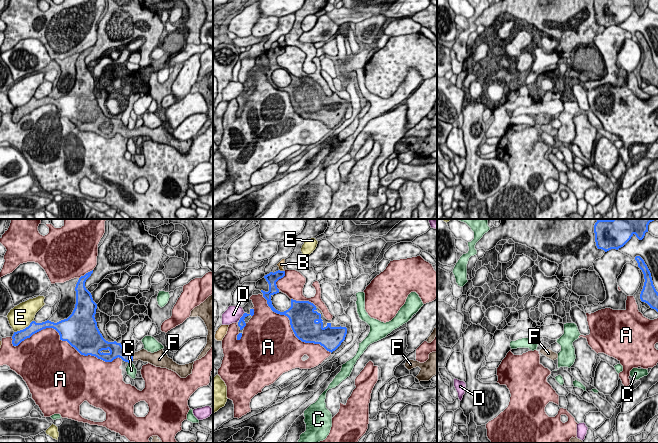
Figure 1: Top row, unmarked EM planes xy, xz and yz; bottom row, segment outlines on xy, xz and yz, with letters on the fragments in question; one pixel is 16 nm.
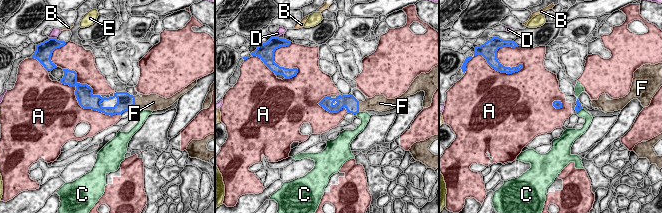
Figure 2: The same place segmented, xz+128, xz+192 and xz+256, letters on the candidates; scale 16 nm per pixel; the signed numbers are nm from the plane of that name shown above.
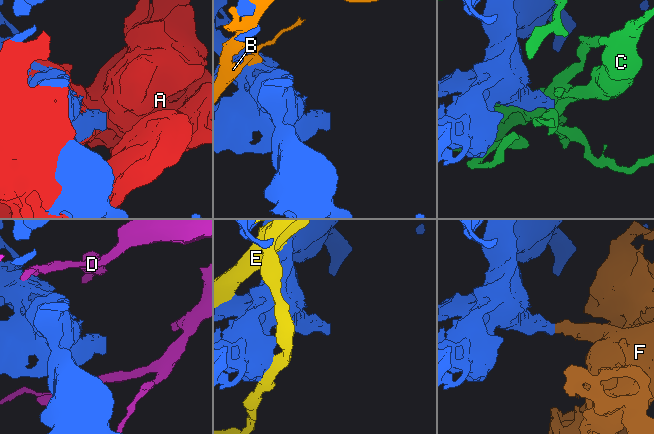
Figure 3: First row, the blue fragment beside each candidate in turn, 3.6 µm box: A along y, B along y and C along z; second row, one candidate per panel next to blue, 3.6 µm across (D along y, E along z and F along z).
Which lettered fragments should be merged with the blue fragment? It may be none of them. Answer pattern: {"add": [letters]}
{"add": ["F"]}

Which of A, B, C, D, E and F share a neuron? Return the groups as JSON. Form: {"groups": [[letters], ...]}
{"groups": [["A"], ["B"], ["C"], ["D"], ["E"], ["F"]]}

